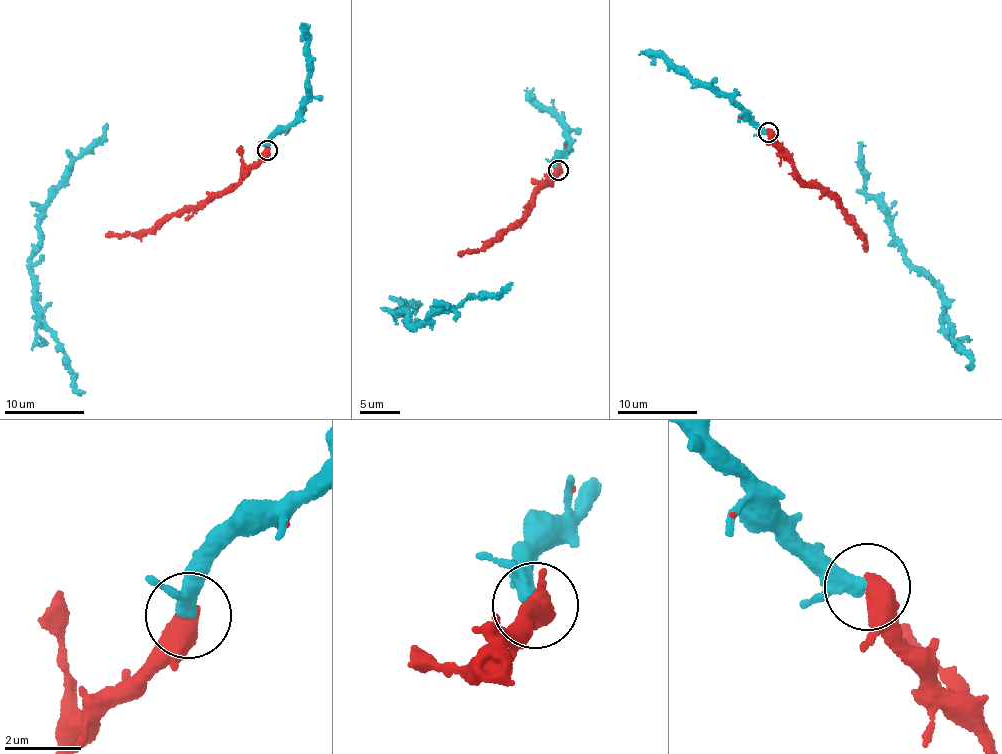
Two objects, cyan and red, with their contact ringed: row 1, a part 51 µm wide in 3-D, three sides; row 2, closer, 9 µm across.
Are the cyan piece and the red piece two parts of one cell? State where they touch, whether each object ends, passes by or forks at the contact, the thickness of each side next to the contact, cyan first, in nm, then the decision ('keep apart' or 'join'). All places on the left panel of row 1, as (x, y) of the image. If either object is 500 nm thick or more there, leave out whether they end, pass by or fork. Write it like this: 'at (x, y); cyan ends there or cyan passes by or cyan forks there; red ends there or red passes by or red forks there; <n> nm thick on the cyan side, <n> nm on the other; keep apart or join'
at (267, 150); 320 nm thick on the cyan side, 600 nm on the other; join

